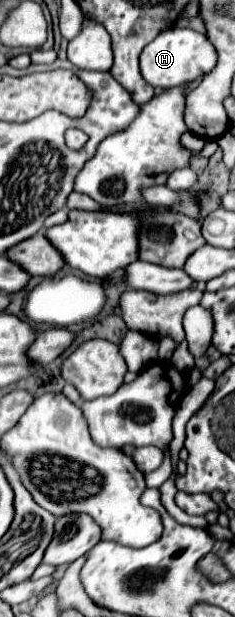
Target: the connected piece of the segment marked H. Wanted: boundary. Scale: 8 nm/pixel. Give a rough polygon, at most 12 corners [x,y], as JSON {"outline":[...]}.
{"outline":[[168,28],[140,56],[154,88],[192,84],[218,52],[190,28]]}

